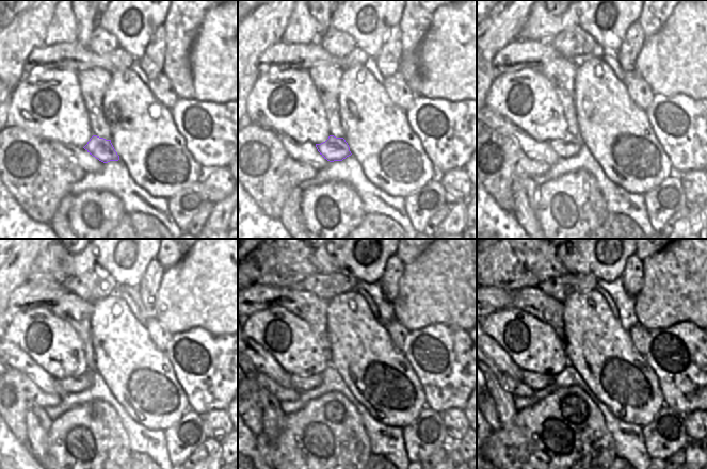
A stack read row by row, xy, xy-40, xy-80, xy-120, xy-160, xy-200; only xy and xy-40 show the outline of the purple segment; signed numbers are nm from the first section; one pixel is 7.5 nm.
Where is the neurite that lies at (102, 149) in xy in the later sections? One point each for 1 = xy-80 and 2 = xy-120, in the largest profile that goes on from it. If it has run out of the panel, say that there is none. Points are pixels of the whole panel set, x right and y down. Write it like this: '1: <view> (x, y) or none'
1: xy-80 (568, 146)
2: xy-120 (82, 383)

